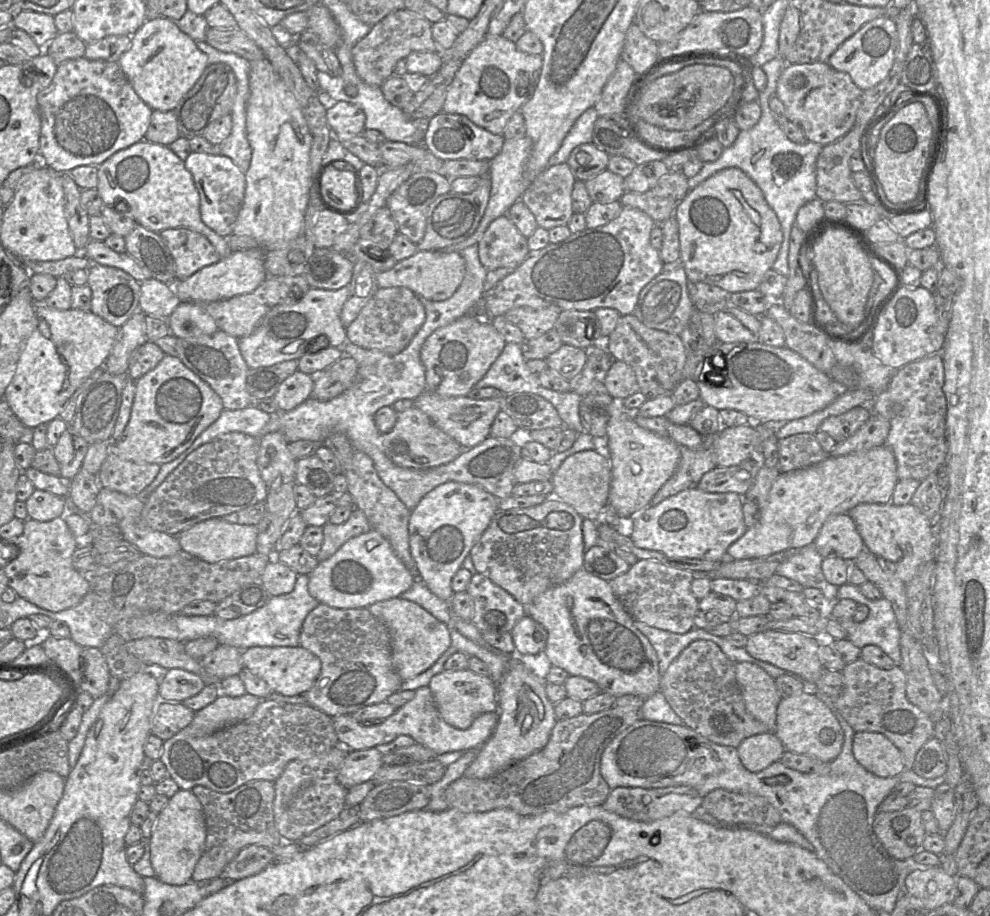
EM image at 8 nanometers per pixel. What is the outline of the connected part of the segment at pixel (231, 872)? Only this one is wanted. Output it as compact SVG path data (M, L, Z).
M249 845L239 851L226 865L219 877L225 880L240 880L258 874L272 863L273 854L270 849Z

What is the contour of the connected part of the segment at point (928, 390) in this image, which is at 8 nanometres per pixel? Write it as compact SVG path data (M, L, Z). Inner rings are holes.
M939 354L925 357L899 369L888 387L877 394L870 404L872 414L884 417L890 423L889 433L884 445L889 447L895 456L898 480L915 479L922 482L929 475L937 473L945 464L947 454L947 401L943 391L944 381L943 357Z

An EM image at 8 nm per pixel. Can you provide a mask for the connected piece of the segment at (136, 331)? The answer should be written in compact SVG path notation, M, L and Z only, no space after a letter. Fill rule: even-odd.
M137 311L118 330L116 341L104 368L114 375L127 374L136 349L148 339L145 334L145 314Z

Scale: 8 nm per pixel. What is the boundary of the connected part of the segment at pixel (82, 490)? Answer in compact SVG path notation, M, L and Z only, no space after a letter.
M80 469L69 486L69 499L73 508L84 515L89 515L96 504L97 494L101 488L98 475Z

